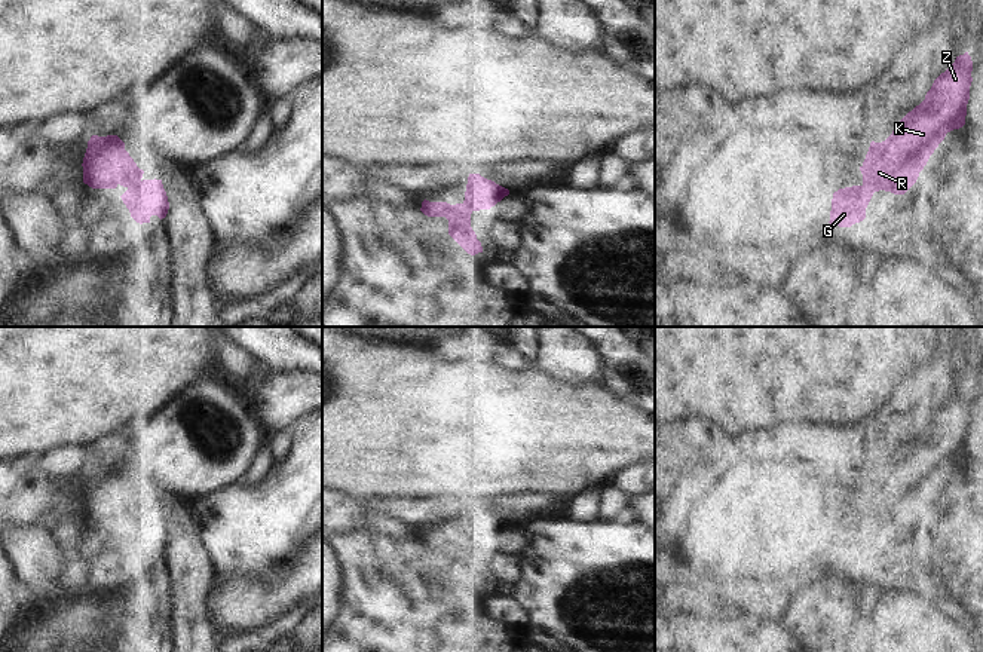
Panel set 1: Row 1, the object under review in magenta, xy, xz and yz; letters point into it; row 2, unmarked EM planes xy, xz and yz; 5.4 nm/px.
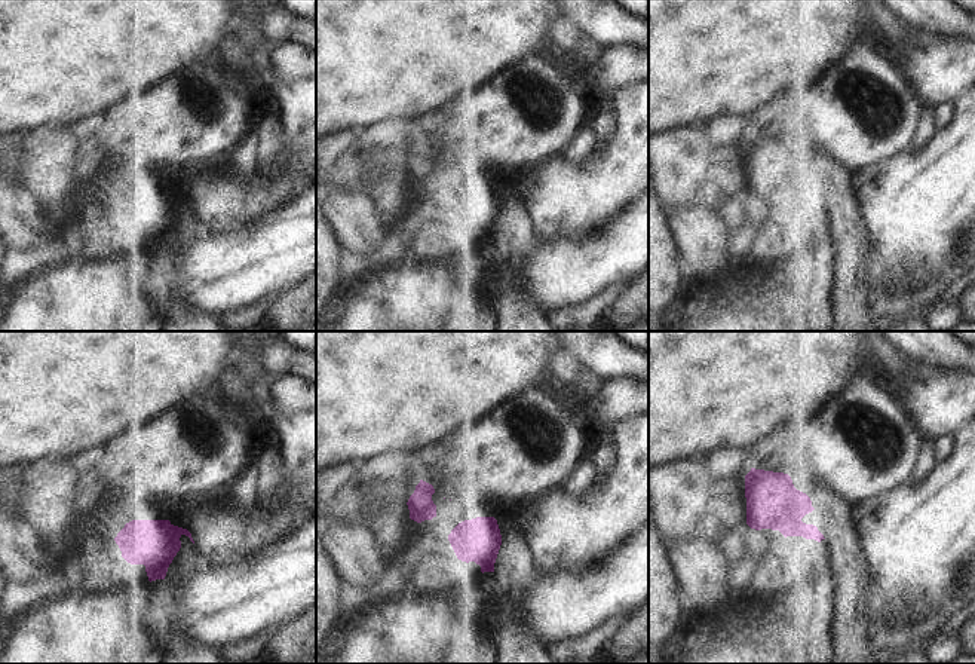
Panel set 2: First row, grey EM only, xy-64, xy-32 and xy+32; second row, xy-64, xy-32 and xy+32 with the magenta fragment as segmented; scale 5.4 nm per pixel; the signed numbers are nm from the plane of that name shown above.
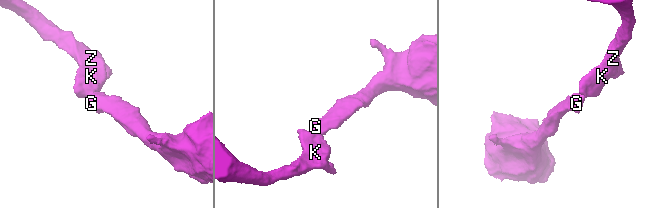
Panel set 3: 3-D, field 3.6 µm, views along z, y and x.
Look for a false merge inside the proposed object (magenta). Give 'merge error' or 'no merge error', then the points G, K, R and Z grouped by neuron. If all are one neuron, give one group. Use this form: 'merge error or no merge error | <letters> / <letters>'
no merge error | G K R Z

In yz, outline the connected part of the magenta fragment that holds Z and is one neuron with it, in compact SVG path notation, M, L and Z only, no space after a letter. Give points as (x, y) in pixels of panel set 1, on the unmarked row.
M968 385L941 405L925 432L882 475L870 475L860 503L863 517L833 526L830 557L851 560L866 551L875 524L904 527L918 512L946 466L965 457L973 394Z

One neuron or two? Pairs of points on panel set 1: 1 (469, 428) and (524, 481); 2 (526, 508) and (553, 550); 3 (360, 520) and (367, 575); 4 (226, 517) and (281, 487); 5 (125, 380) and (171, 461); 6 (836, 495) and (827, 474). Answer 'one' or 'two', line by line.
1: one
2: two
3: two
4: one
5: two
6: two

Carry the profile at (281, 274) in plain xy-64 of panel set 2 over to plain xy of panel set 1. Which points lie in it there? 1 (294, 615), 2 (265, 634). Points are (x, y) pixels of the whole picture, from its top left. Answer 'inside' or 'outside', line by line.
1: outside
2: outside

